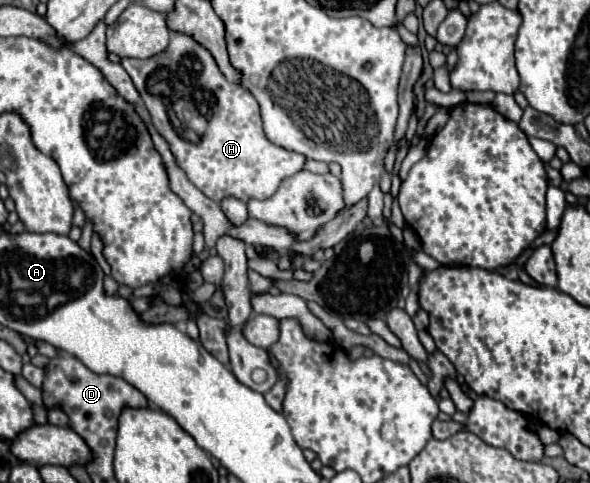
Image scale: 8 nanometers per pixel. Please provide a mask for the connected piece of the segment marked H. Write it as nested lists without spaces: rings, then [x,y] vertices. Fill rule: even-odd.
[[[174,32],[164,52],[146,60],[124,58],[122,66],[140,92],[154,128],[168,140],[178,166],[210,200],[266,200],[278,190],[282,178],[304,168],[306,156],[280,148],[264,136],[256,98],[228,82],[212,54],[192,38]]]

